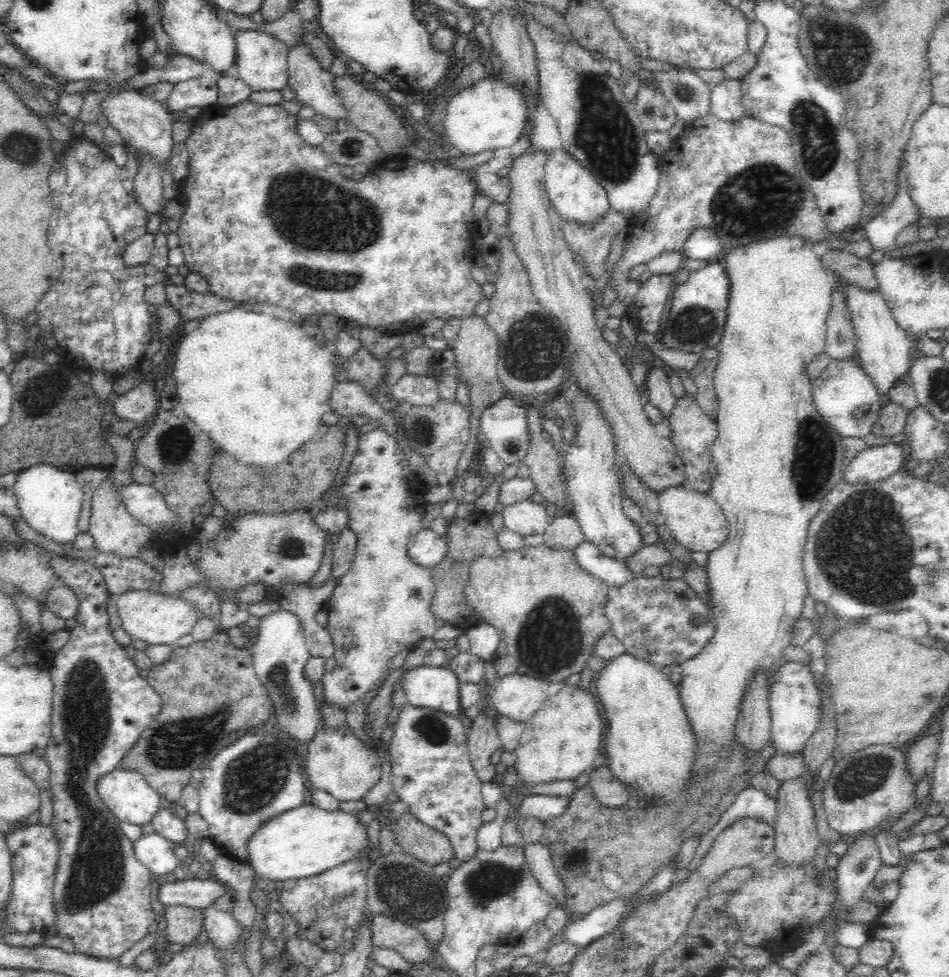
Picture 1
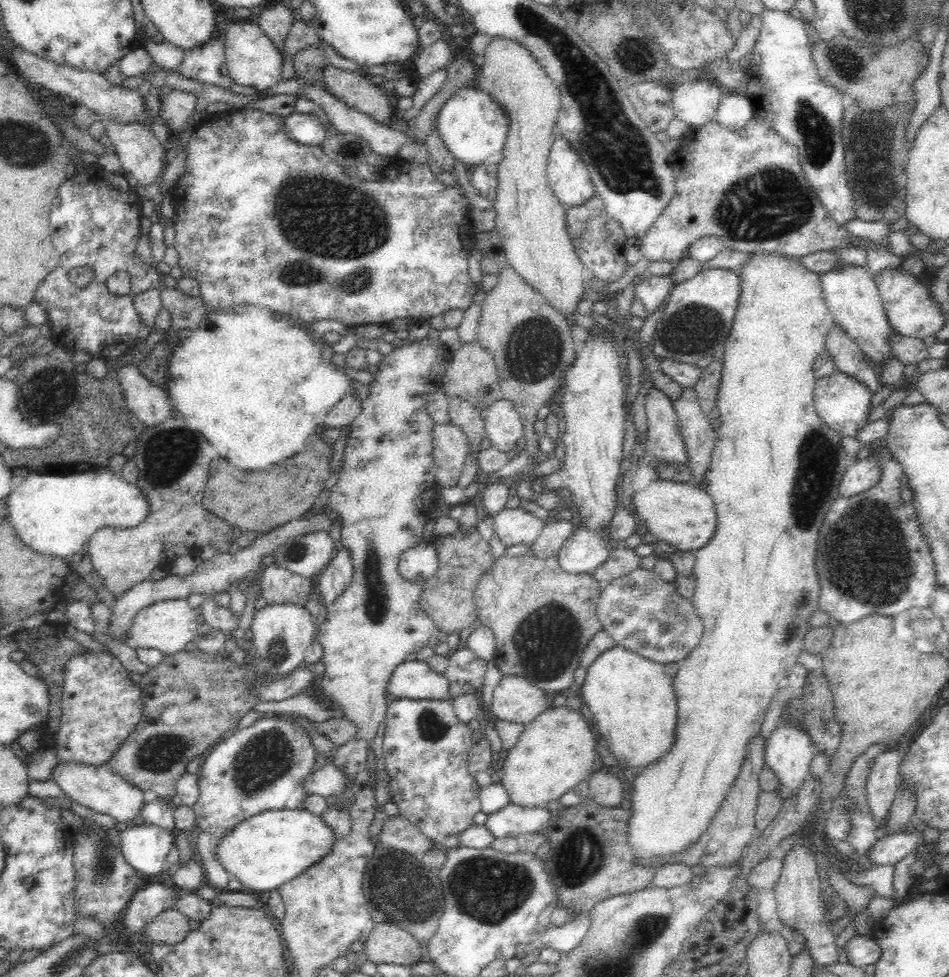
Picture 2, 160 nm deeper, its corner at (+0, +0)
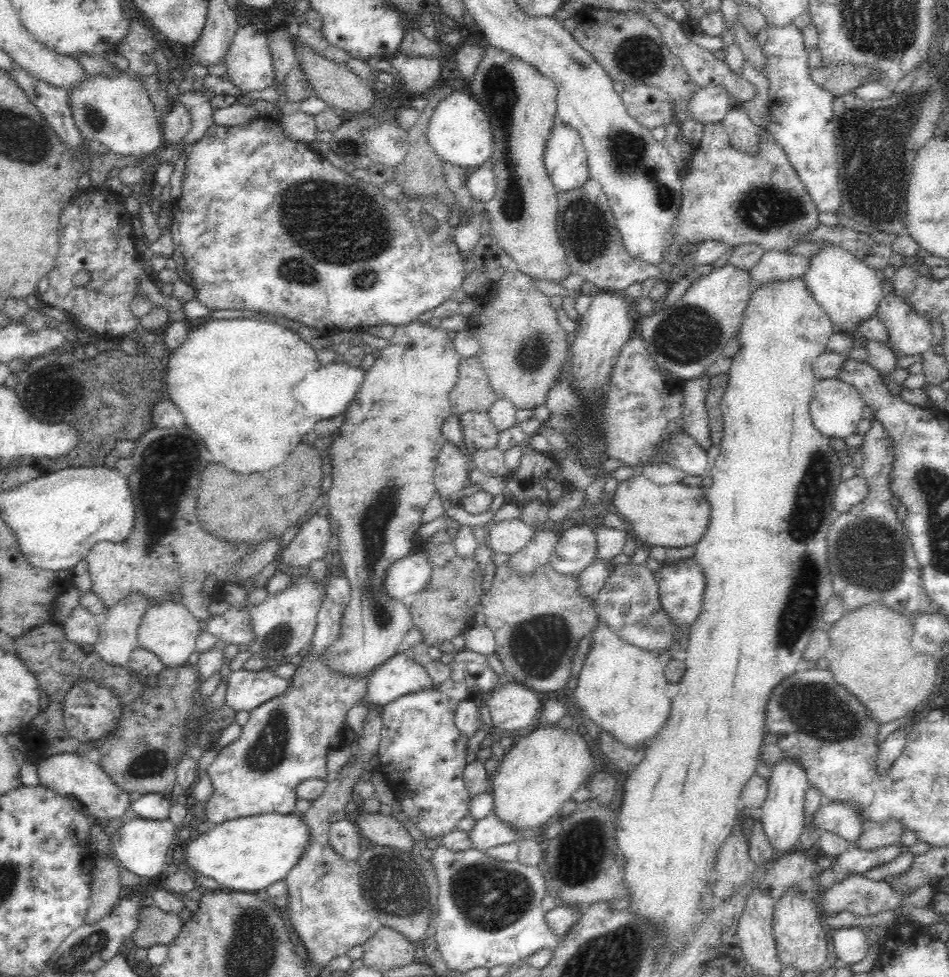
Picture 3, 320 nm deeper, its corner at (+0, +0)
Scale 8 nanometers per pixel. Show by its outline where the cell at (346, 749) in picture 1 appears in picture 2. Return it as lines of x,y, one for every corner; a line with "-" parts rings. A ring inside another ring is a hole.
327,759
326,765
318,768
303,781
303,789
307,795
321,797
340,794
348,784
348,779
342,771
336,771
334,760

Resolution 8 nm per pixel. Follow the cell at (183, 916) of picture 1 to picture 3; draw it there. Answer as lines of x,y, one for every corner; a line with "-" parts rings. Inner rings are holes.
146,906
137,914
137,928
132,932
134,945
149,949
154,945
168,945
182,929
183,921
177,914

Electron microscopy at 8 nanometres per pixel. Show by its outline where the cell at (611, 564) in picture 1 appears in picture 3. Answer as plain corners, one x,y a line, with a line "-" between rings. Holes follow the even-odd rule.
580,522
566,526
555,552
550,556
552,568
563,575
578,575
596,554
595,534

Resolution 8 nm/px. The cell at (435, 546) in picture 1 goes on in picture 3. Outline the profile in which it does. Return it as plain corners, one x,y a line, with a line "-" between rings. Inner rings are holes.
414,552
397,560
387,571
382,587
396,601
409,601
420,592
431,576
431,562
425,552

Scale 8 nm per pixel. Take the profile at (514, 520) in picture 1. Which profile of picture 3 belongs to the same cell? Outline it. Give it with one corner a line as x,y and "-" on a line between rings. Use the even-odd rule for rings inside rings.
518,517
490,526
486,544
493,553
514,555
523,550
534,537
537,528
521,522

